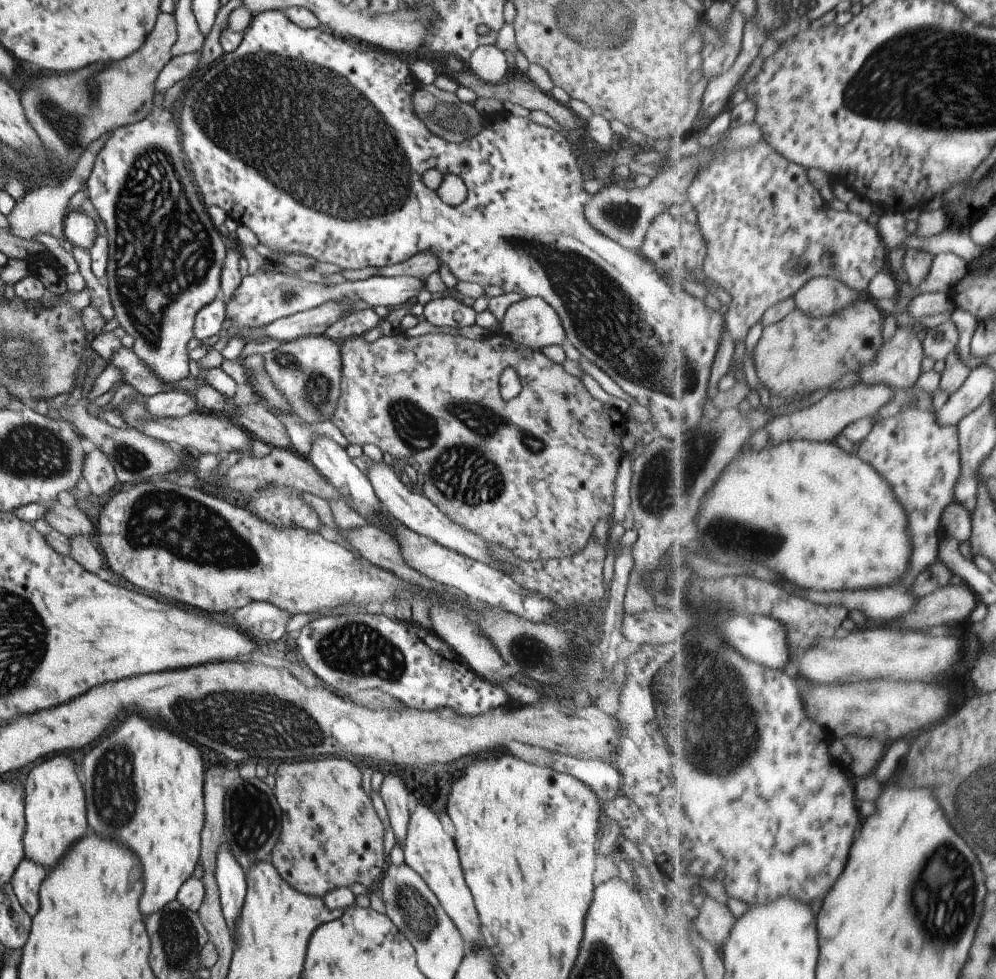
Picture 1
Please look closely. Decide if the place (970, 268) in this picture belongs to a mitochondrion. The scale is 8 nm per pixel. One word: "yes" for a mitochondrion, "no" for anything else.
no

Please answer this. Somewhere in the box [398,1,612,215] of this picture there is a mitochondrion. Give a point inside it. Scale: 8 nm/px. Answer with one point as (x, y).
(445, 118)

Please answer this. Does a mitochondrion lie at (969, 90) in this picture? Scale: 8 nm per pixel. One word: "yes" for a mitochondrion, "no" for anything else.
yes

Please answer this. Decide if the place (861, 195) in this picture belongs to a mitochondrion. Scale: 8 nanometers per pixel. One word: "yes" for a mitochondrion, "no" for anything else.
no

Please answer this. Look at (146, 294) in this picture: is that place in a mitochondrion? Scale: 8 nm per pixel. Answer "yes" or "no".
yes

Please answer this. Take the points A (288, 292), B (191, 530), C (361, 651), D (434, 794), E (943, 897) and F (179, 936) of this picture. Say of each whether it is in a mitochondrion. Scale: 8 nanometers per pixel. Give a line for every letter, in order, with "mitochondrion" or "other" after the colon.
A: mitochondrion
B: mitochondrion
C: mitochondrion
D: other
E: mitochondrion
F: mitochondrion

